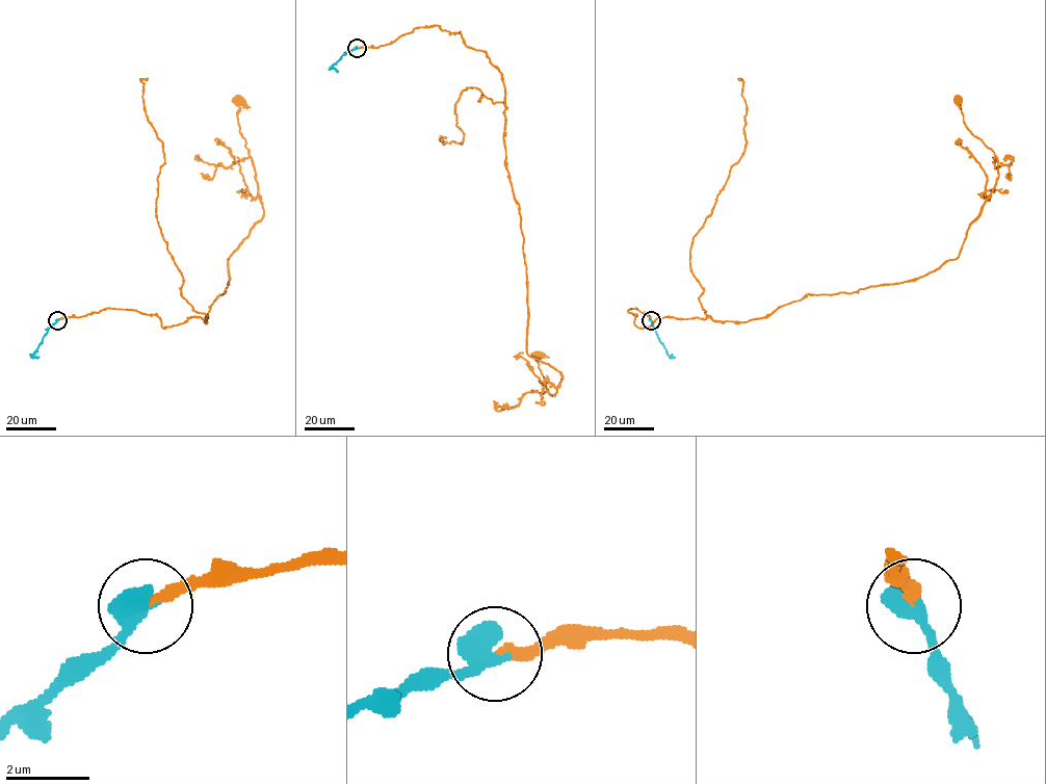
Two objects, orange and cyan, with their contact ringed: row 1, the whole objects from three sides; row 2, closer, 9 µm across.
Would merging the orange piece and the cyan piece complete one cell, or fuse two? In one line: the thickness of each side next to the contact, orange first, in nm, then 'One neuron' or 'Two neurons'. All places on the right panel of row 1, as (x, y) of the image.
Thickness 240 nm (orange) against 600 nm. One neuron

